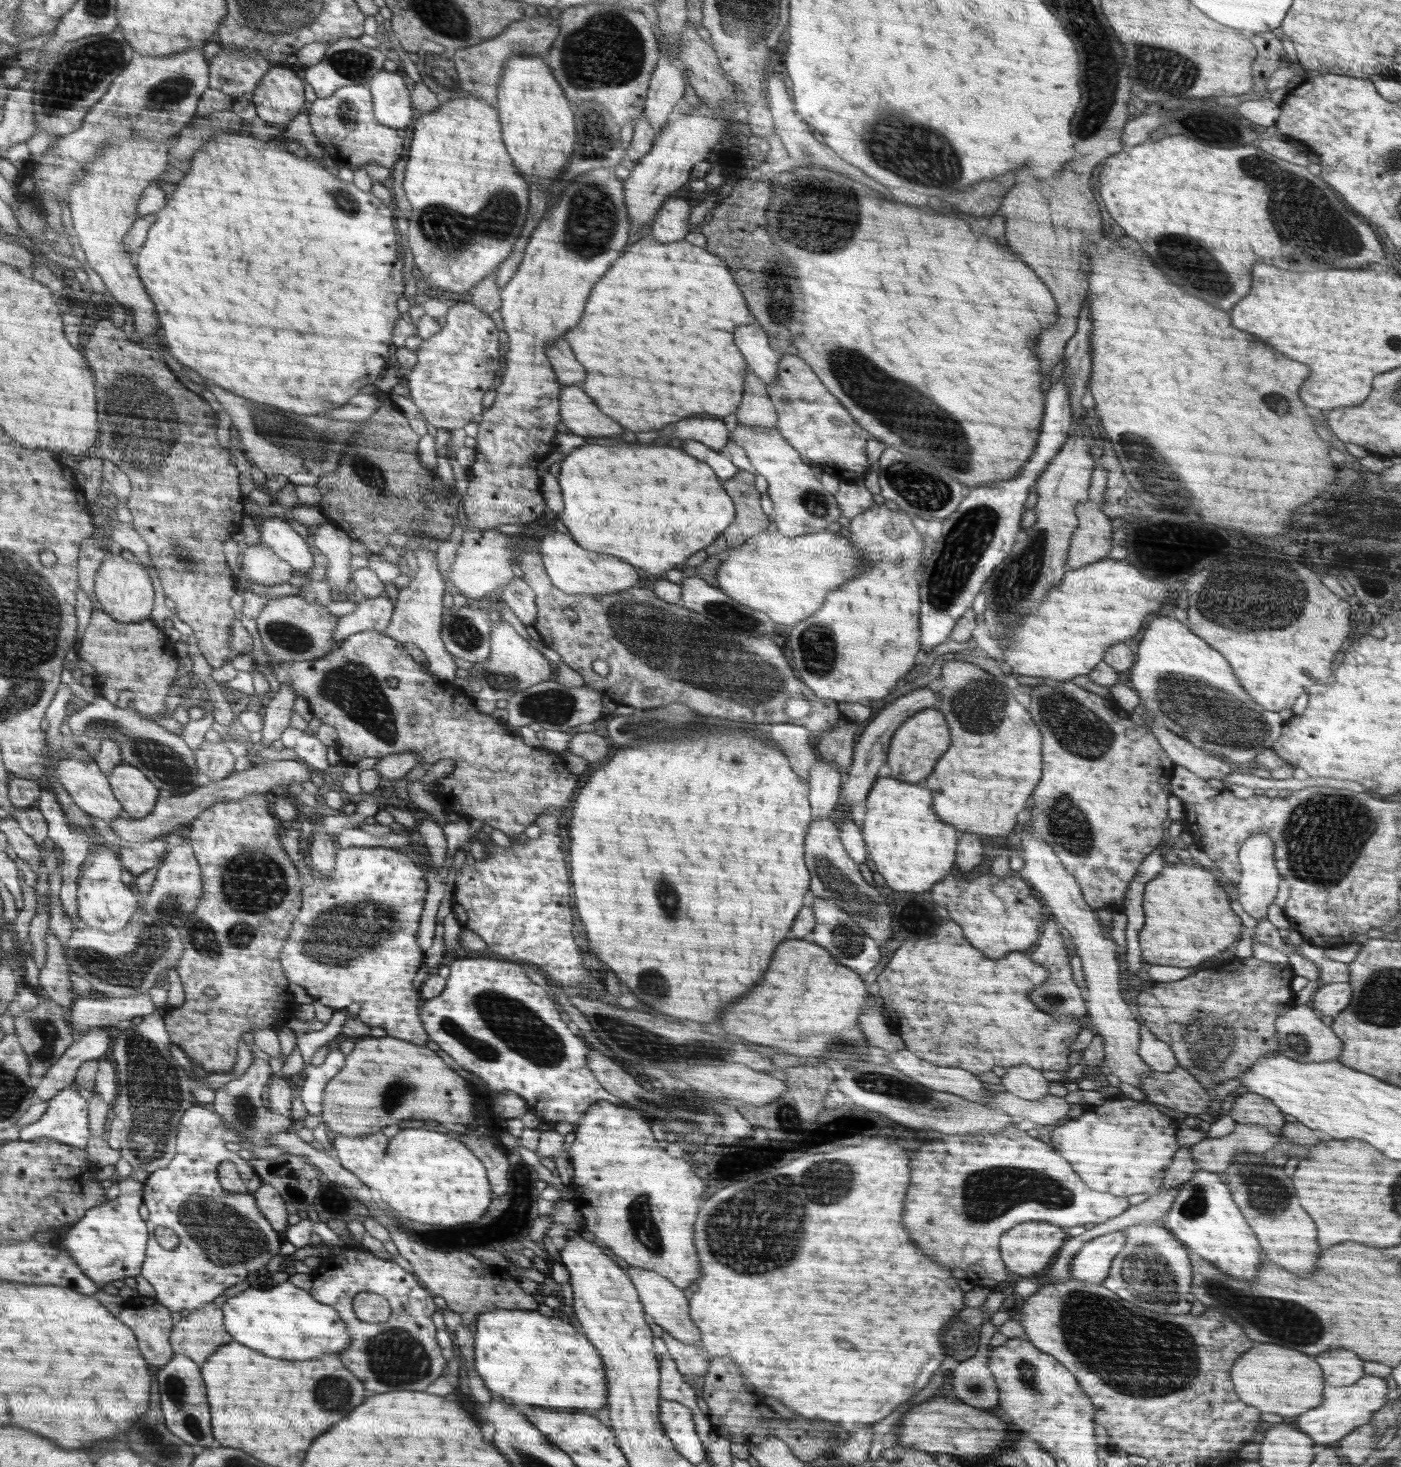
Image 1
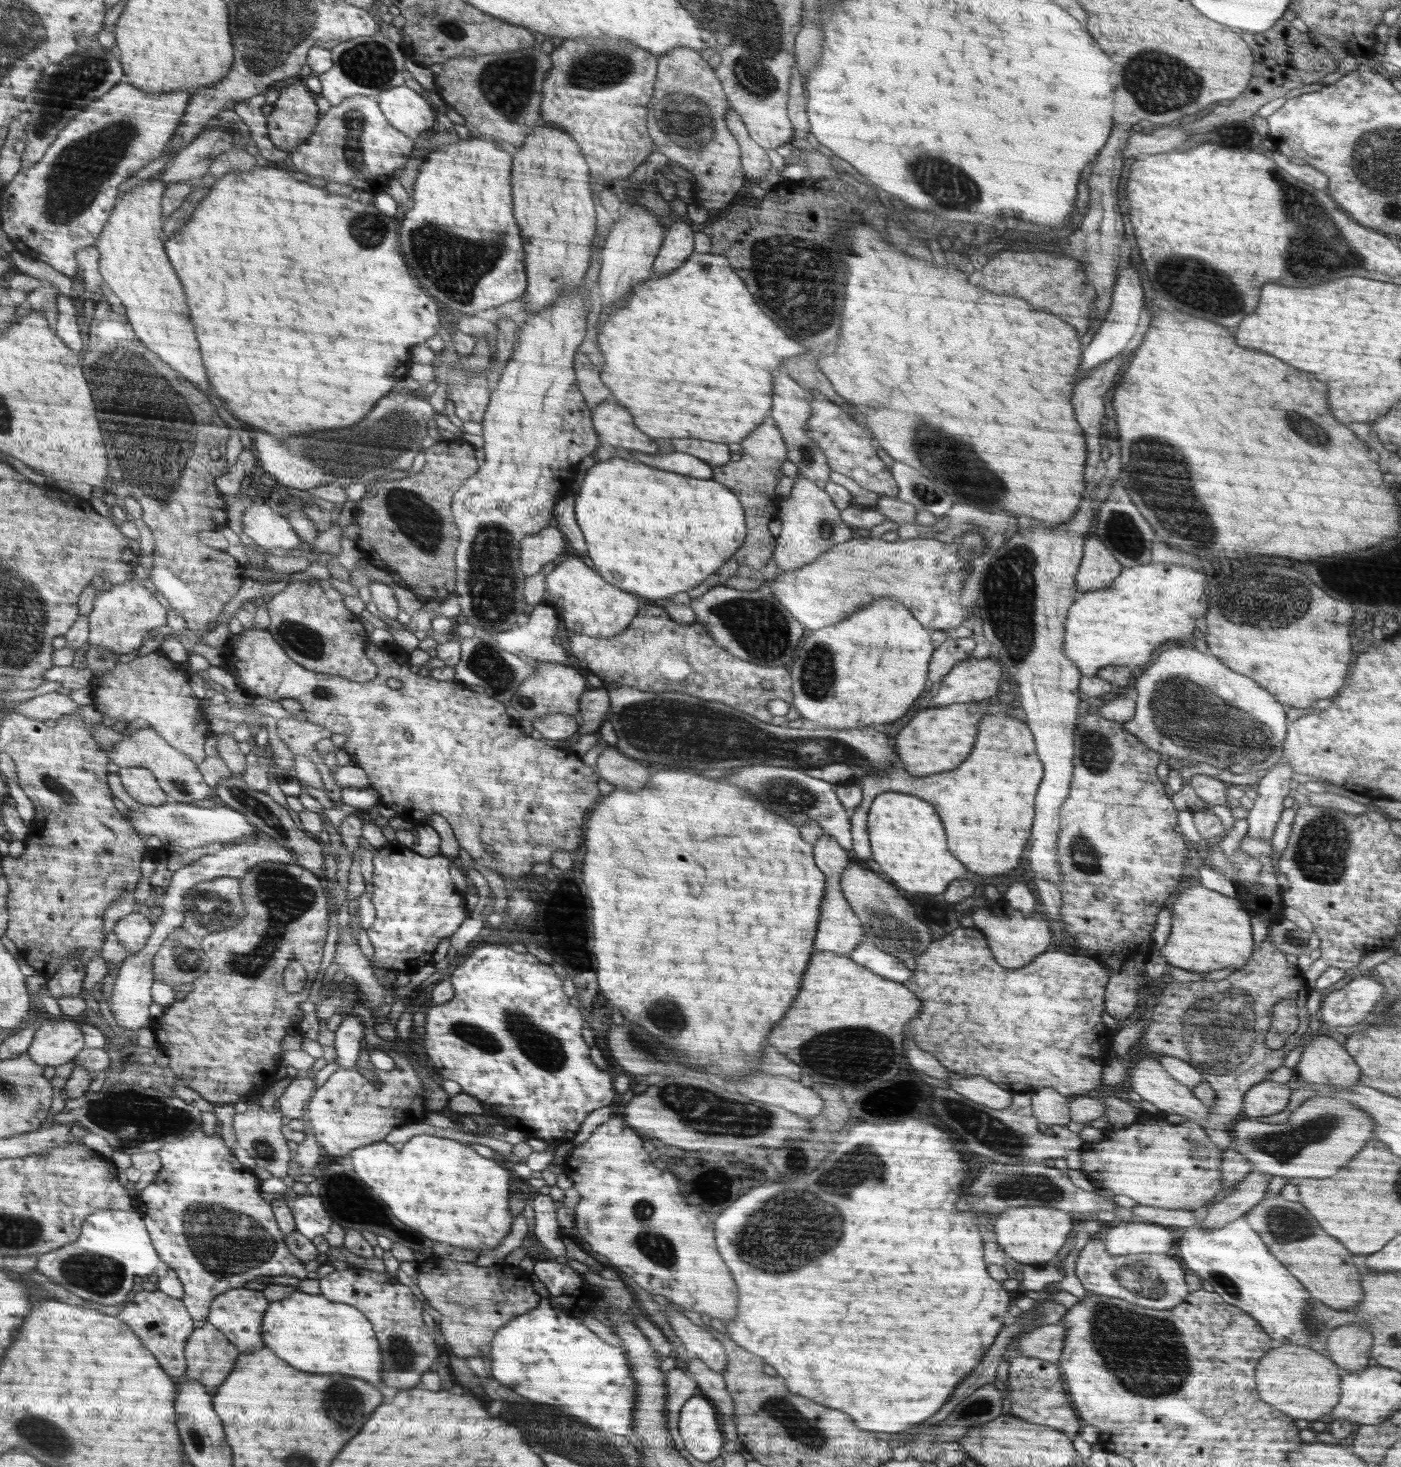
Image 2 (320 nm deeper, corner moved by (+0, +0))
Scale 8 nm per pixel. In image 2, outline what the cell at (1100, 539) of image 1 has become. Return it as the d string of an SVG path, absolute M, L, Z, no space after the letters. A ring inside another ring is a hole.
M1095 535L1087 536L1083 546L1083 559L1075 576L1075 587L1080 593L1102 590L1112 586L1123 566Z

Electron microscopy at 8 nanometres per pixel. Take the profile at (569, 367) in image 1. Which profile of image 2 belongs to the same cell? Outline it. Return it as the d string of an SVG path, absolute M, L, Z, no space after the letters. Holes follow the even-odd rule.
M590 330L586 336L586 342L582 342L582 350L577 349L574 366L577 369L577 383L581 387L582 394L585 395L589 407L596 408L600 402L604 402L612 392L602 384L600 380L600 370L604 368L604 358L598 352L594 338L596 332Z

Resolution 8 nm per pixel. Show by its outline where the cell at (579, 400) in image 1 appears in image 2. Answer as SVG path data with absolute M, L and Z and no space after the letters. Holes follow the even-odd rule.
M602 402L594 409L595 430L599 441L611 444L616 448L626 448L629 451L638 451L644 454L656 454L656 444L650 436L640 432L632 416L626 408Z

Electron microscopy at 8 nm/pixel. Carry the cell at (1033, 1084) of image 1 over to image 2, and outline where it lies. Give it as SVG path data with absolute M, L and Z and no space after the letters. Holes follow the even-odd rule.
M1050 1088L1031 1092L1031 1106L1034 1117L1046 1130L1053 1124L1067 1126L1071 1122L1068 1110L1069 1100L1069 1098Z

